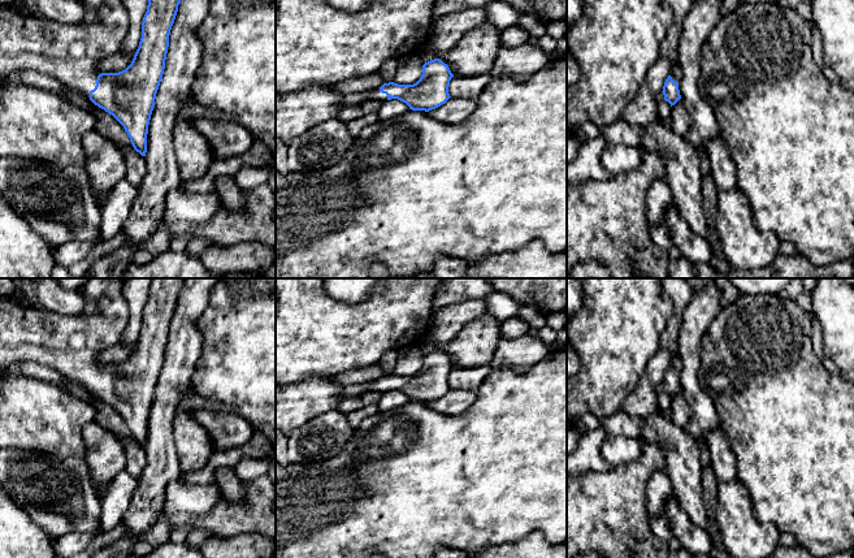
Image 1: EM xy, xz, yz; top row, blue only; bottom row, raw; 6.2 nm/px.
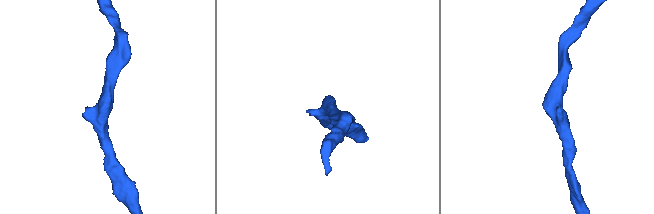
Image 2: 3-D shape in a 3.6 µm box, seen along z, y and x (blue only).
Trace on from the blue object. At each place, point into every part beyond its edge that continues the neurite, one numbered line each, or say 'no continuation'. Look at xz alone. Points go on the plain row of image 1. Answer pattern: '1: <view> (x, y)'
1: xz (376, 385)

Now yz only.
1: yz (680, 292)

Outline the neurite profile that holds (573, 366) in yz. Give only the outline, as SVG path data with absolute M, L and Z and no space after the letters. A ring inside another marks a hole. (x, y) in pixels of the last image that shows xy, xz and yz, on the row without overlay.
M567 339L567 379L575 376L581 369L580 358Z

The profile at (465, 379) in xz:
M490 364L474 368L454 367L450 372L448 385L451 389L477 390L491 371Z

